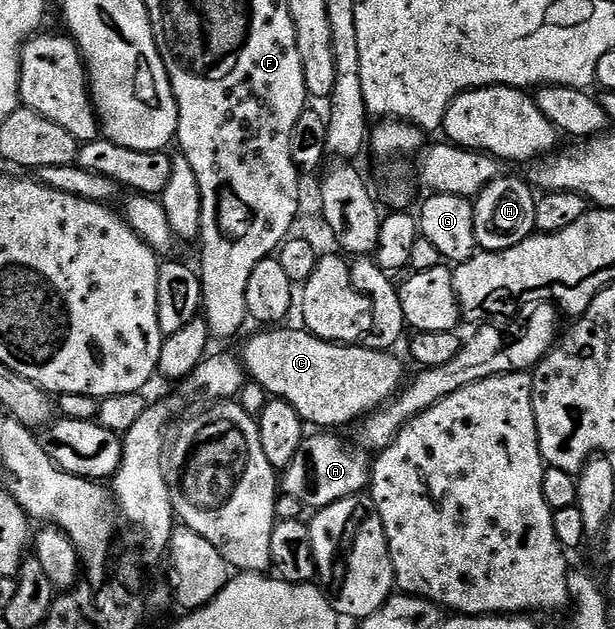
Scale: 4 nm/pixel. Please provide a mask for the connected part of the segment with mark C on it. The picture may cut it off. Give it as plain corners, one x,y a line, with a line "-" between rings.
262,329
259,335
252,336
246,343
244,366
247,376
261,385
267,396
293,405
296,413
300,413
303,424
315,423
318,429
342,429
338,427
353,419
361,420
370,412
386,406
404,386
402,363
389,350
377,351
363,345
329,343
305,329
282,330
286,329

